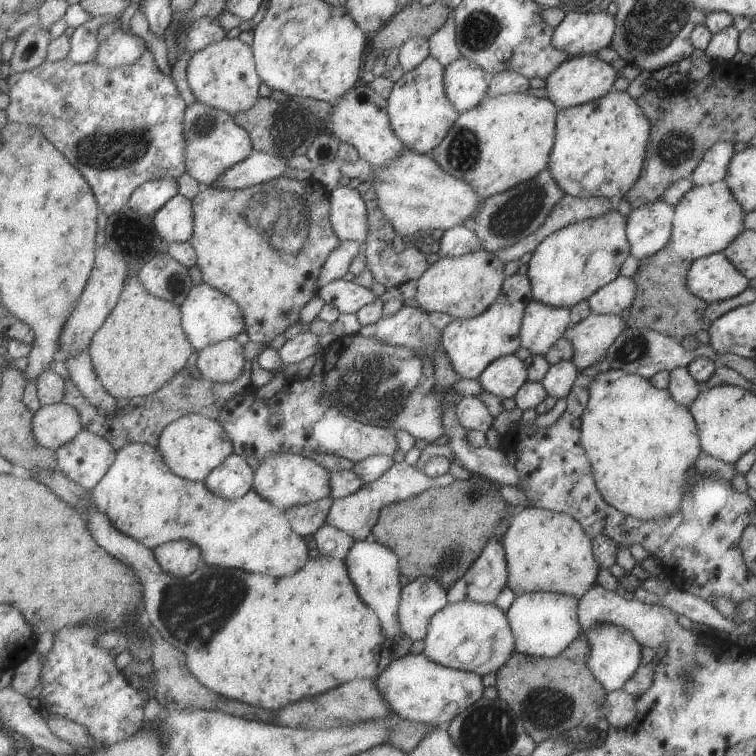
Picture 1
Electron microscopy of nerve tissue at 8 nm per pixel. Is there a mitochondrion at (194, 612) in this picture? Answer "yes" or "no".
yes

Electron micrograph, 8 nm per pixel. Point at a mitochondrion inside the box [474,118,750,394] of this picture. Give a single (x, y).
(677, 146)

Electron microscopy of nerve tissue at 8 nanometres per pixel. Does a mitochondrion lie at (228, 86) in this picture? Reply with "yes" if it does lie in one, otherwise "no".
no

